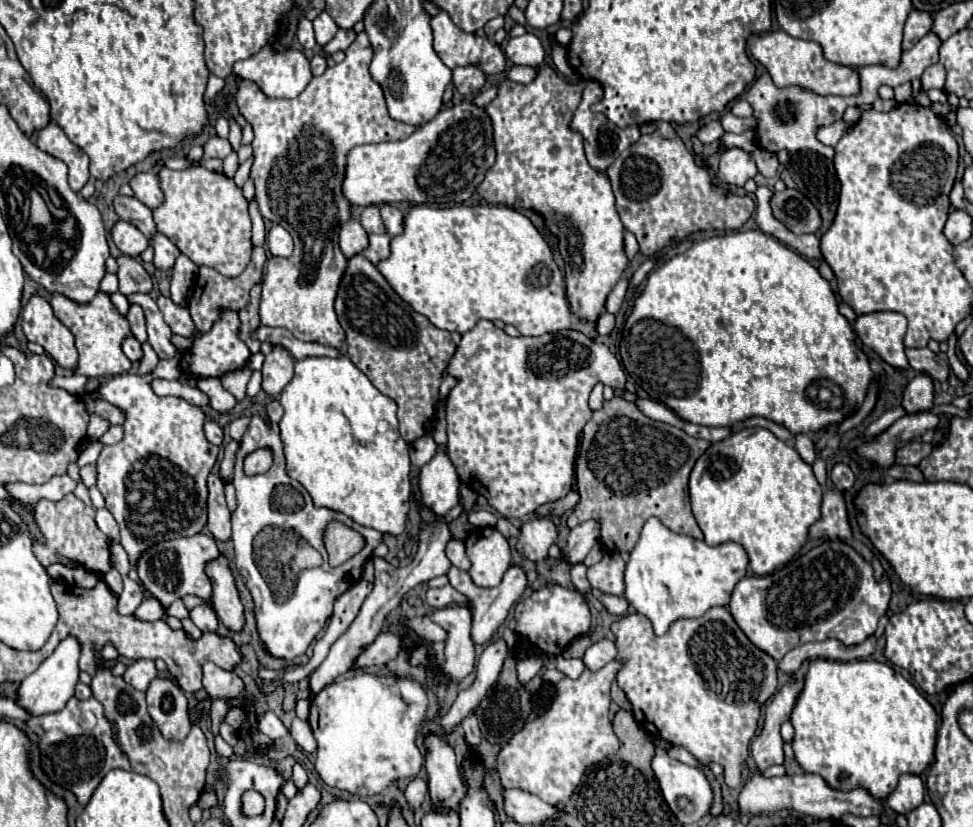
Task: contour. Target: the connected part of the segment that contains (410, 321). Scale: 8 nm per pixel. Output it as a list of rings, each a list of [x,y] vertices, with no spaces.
[[[356,255],[348,259],[346,275],[342,277],[340,291],[336,297],[336,313],[342,329],[346,331],[346,353],[352,363],[372,381],[372,385],[398,405],[400,435],[404,441],[414,441],[430,431],[430,417],[434,415],[434,405],[438,399],[438,387],[442,383],[442,371],[454,355],[454,335],[450,331],[434,327],[424,315],[416,313],[406,305],[396,291],[388,285],[382,273],[364,257]]]

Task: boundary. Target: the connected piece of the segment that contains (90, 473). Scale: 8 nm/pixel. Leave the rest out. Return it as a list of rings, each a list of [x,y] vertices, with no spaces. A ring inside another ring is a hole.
[[[96,463],[82,467],[80,469],[80,476],[87,488],[95,486],[97,481]]]

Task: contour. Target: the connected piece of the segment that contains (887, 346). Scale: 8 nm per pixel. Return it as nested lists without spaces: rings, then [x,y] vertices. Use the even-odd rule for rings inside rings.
[[[876,311],[856,317],[852,323],[860,341],[876,351],[886,363],[892,367],[906,369],[908,361],[904,355],[904,331],[906,331],[906,317],[894,311]]]

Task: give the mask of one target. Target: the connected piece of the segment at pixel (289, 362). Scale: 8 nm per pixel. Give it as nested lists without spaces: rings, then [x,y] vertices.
[[[274,345],[272,351],[266,355],[264,367],[262,367],[262,389],[268,395],[278,395],[294,373],[294,359],[286,349],[280,349],[280,345]]]

